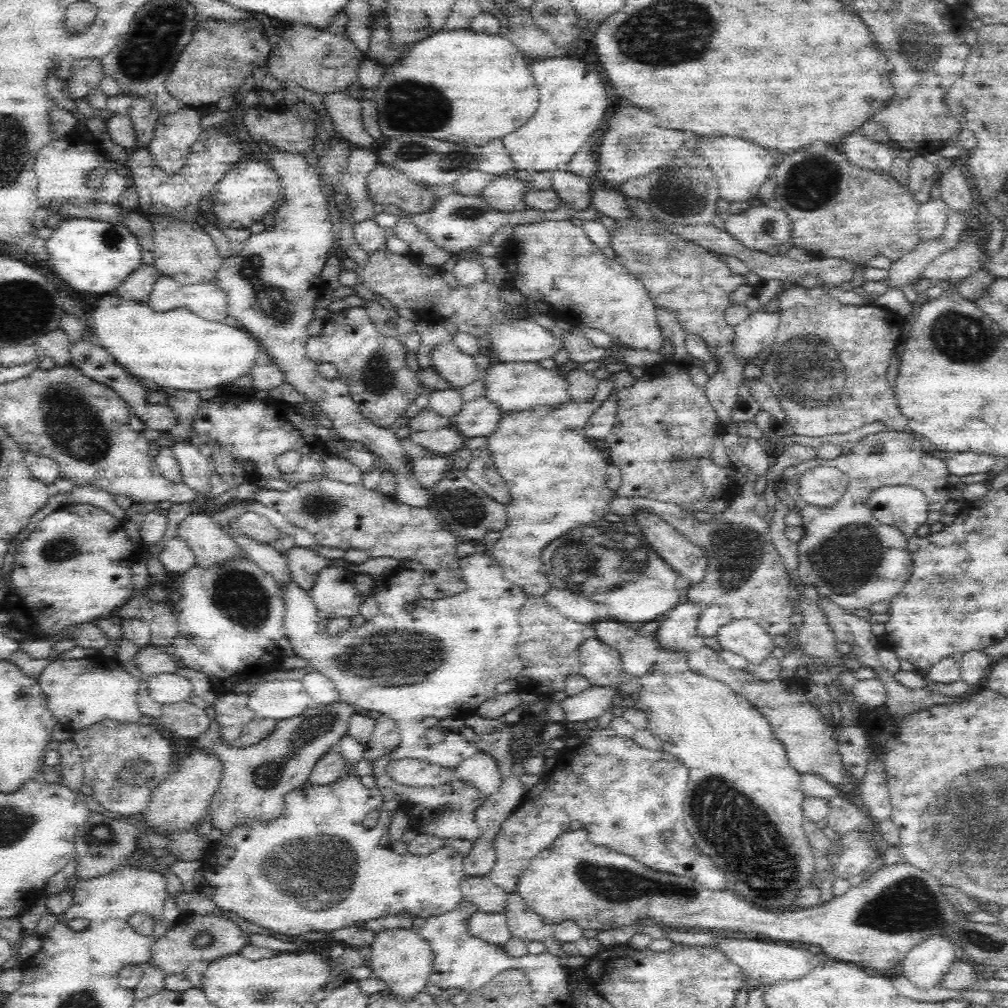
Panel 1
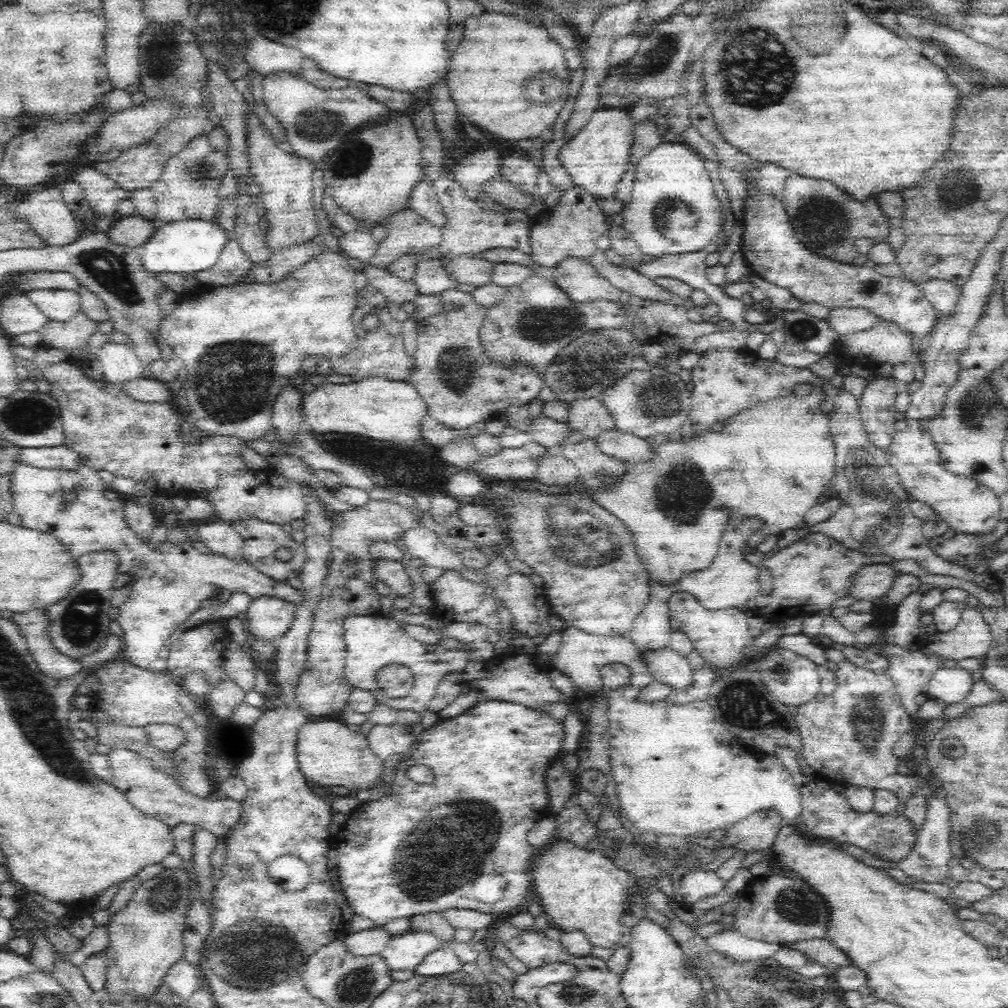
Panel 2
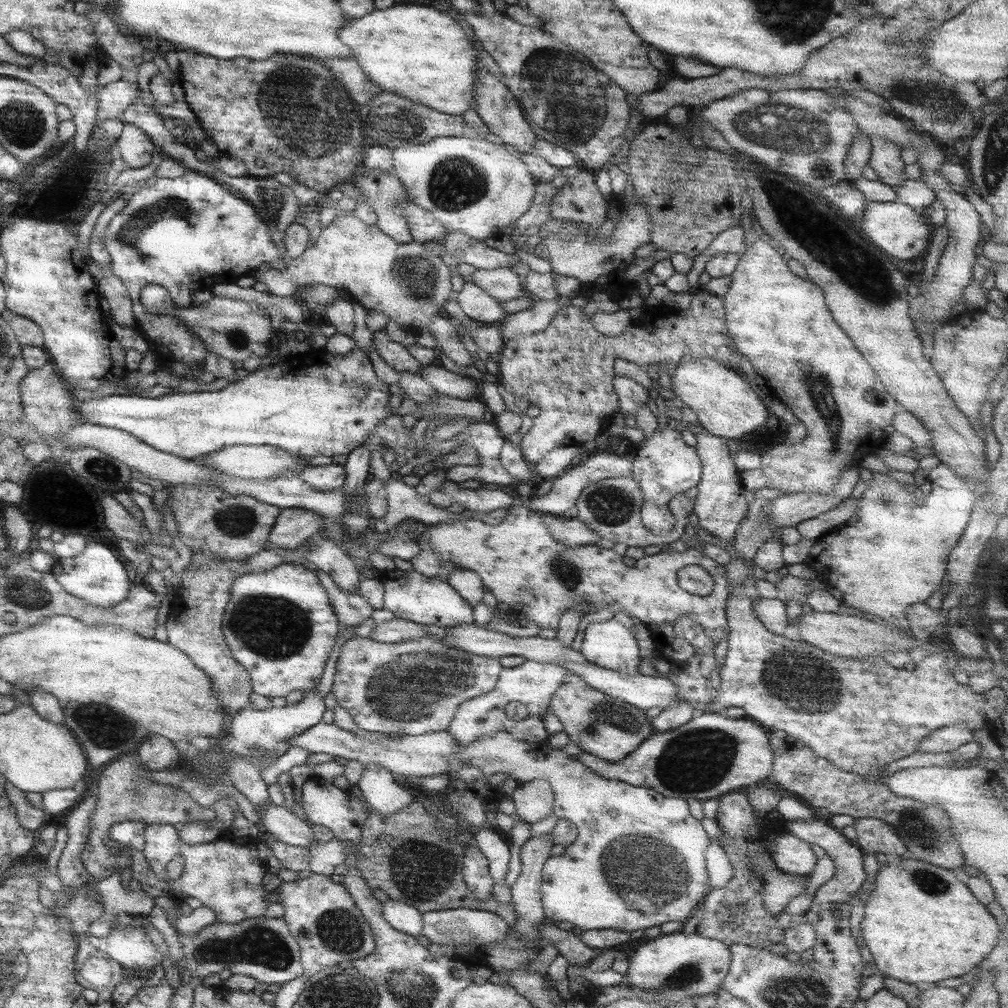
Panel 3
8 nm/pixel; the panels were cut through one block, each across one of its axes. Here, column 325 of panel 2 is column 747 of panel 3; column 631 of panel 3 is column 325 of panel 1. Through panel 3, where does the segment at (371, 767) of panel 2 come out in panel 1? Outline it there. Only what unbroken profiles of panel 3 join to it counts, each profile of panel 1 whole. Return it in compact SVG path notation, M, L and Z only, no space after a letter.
M334 746L322 754L312 767L307 782L313 785L334 784L342 780L344 776L368 776L372 772L370 761L364 757L360 760L348 763L344 755Z

